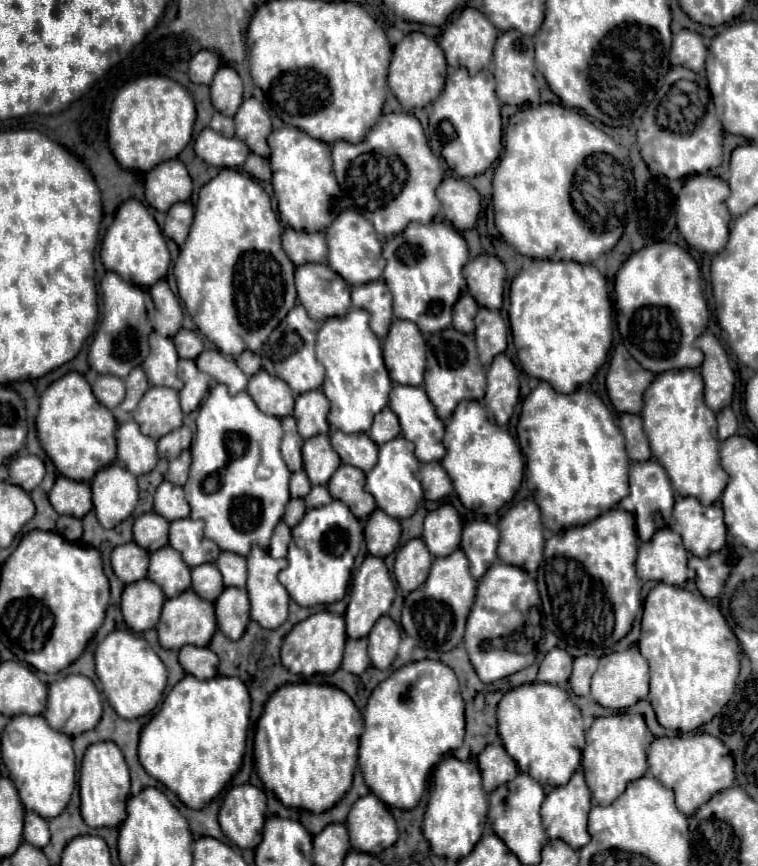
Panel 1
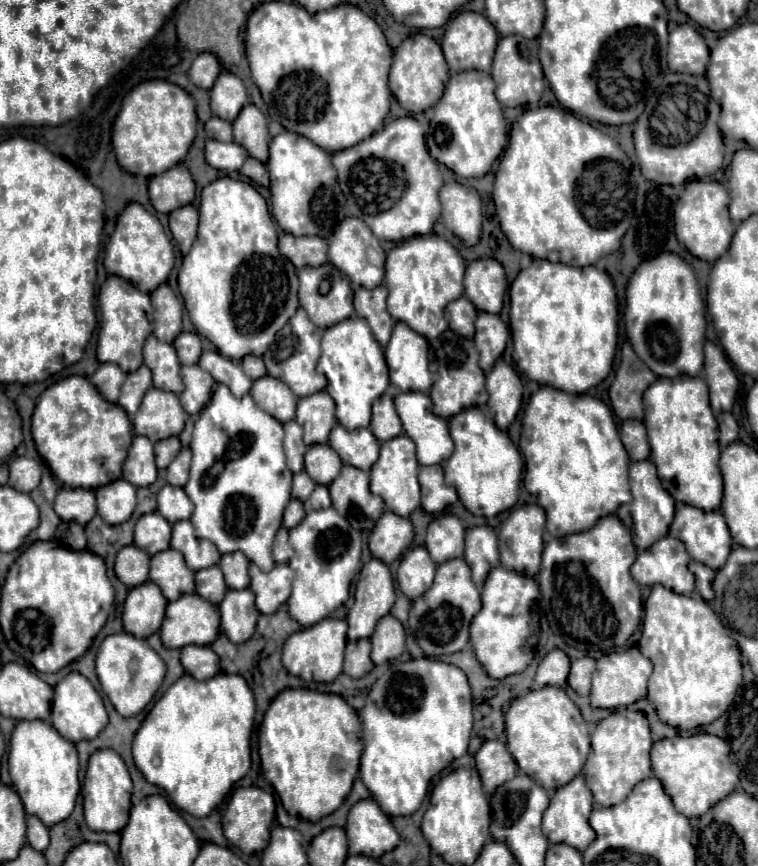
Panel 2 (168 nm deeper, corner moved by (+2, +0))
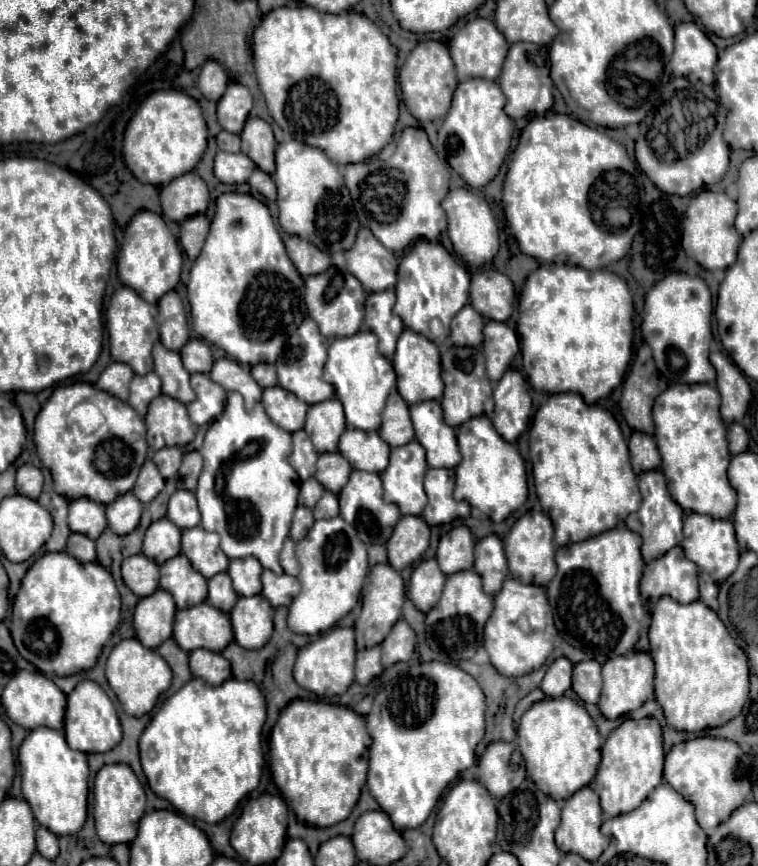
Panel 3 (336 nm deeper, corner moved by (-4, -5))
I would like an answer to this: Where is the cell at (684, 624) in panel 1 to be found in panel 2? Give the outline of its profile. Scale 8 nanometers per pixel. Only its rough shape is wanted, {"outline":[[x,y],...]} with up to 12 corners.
{"outline":[[656,584],[638,648],[648,700],[678,730],[712,724],[740,648],[702,598]]}

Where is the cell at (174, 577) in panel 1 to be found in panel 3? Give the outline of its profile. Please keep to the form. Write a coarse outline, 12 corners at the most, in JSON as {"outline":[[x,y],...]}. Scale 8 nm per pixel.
{"outline":[[186,555],[160,565],[160,587],[188,609],[208,597]]}

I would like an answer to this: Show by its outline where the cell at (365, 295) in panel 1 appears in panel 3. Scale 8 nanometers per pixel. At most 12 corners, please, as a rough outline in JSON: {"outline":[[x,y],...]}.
{"outline":[[394,289],[370,293],[364,325],[392,359],[402,321]]}

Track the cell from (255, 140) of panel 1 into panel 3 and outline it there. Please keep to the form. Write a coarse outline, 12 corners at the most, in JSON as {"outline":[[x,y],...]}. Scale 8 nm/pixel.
{"outline":[[250,117],[242,153],[274,173],[276,139],[270,125]]}

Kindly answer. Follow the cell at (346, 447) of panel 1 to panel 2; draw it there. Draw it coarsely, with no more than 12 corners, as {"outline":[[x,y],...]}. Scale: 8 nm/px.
{"outline":[[334,426],[330,446],[344,464],[368,472],[378,440],[368,428]]}

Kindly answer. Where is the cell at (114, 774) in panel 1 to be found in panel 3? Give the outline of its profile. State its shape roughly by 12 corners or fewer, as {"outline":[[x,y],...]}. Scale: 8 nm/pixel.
{"outline":[[104,765],[94,779],[96,833],[130,843],[146,811],[134,771]]}

